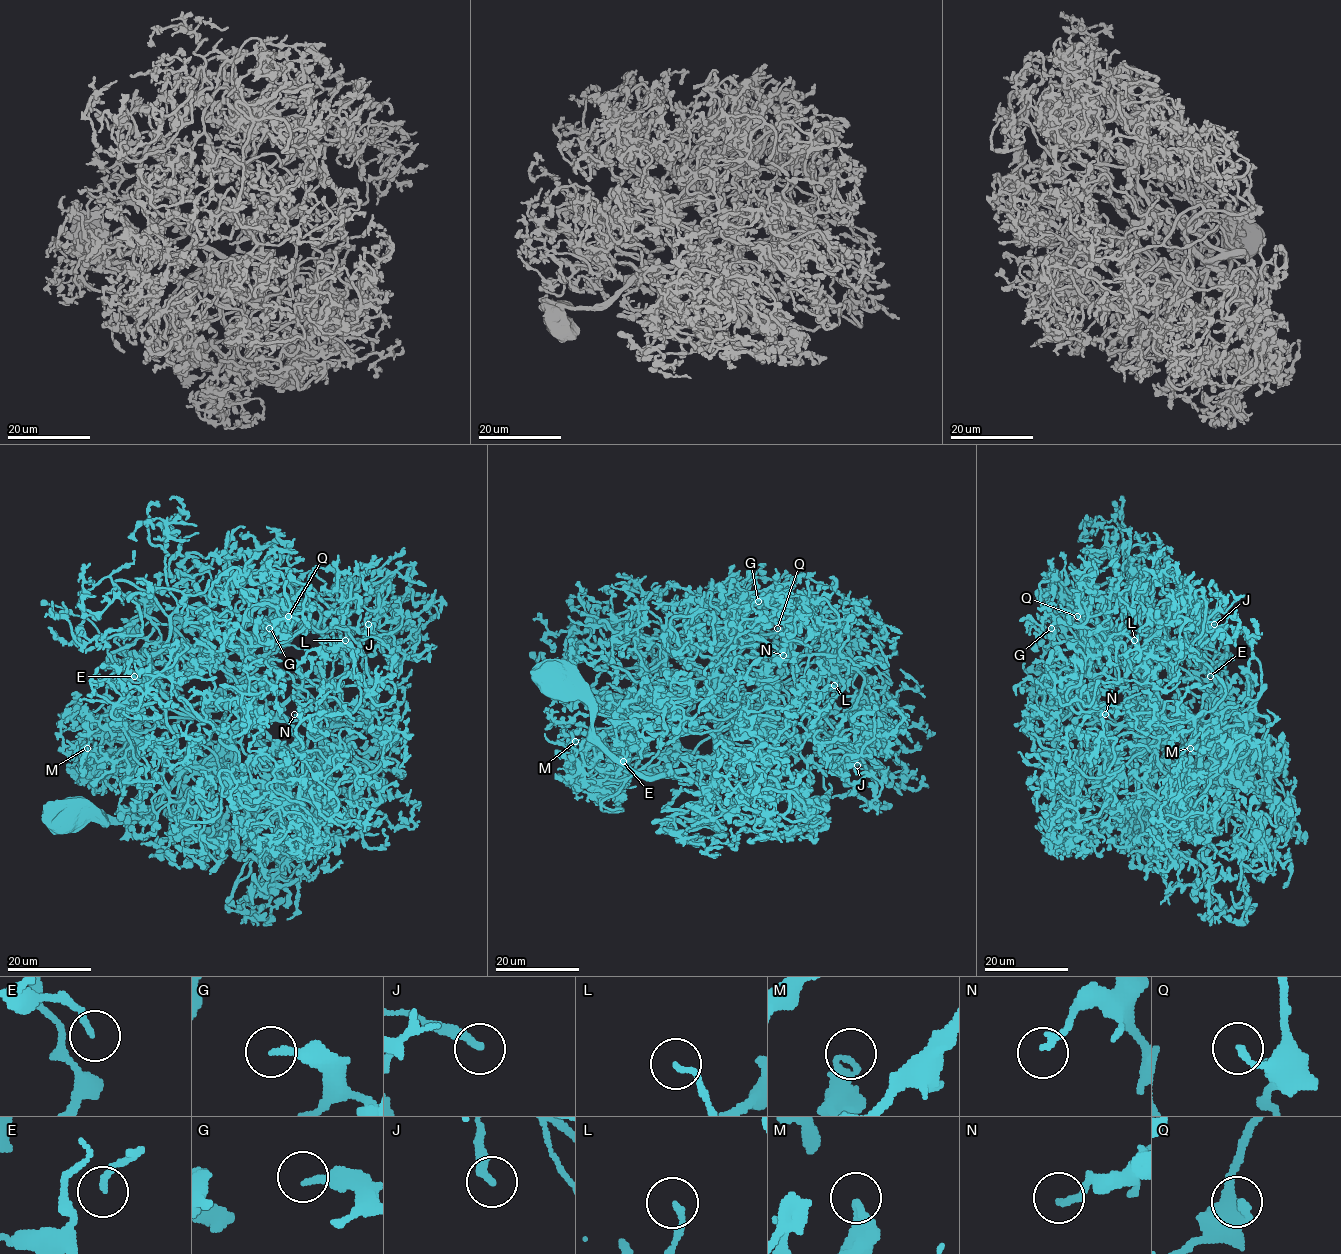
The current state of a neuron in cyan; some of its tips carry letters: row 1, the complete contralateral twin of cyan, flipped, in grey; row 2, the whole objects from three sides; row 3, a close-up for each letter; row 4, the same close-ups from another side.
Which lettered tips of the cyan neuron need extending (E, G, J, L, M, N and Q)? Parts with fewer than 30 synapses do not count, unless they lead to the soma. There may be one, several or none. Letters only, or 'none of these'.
G

